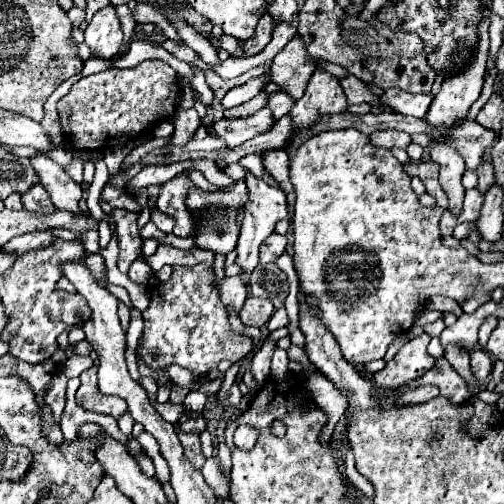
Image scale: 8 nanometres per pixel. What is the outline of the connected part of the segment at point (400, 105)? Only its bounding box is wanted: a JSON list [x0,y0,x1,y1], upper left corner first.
[380,89,434,117]

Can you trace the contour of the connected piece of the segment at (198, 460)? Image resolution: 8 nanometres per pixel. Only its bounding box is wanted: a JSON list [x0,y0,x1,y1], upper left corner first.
[176,425,204,469]

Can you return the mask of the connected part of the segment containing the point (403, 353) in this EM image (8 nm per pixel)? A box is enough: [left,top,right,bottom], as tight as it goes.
[374,333,434,389]

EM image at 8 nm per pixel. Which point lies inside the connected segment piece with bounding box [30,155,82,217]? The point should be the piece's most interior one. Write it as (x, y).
(65, 194)

